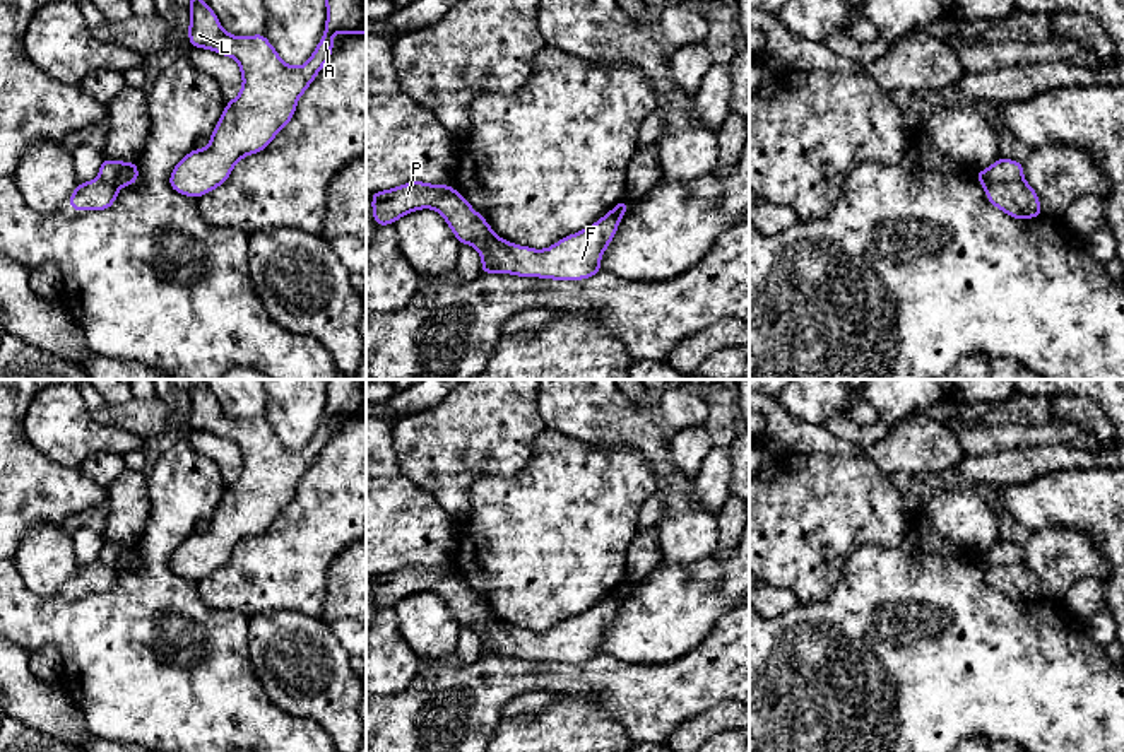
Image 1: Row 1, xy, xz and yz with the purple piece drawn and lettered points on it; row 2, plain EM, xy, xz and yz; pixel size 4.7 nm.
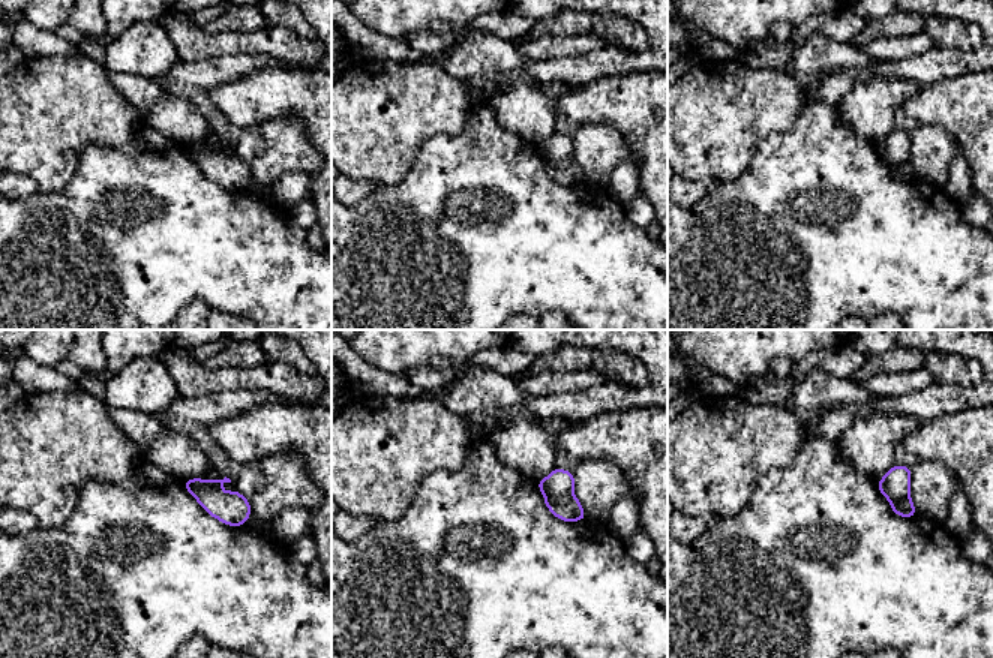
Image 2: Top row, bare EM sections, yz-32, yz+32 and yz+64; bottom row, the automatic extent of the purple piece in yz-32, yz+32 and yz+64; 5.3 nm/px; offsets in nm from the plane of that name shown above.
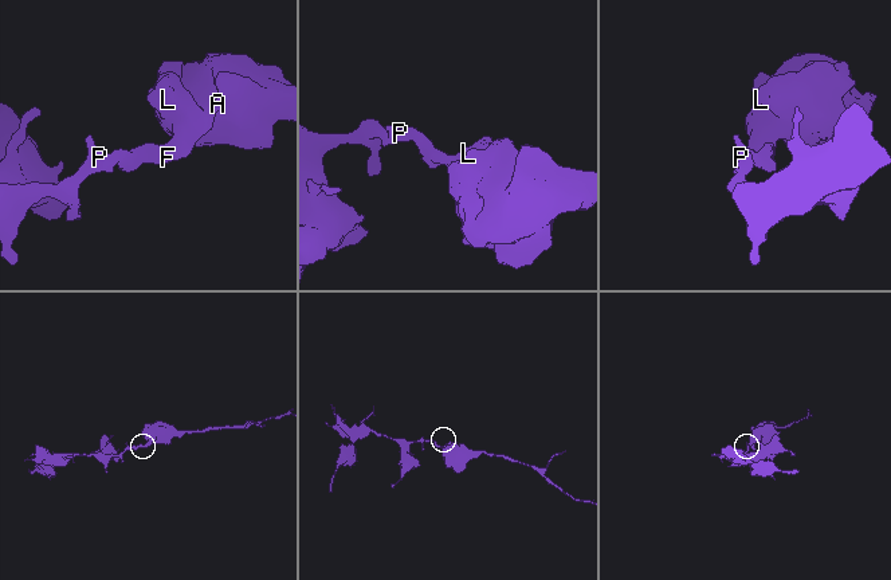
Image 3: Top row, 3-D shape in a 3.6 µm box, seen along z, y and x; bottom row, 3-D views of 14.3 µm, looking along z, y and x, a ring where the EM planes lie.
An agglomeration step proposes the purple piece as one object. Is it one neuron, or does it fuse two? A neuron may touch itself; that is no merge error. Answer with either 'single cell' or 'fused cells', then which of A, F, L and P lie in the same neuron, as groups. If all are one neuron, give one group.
fused cells; A F L / P

